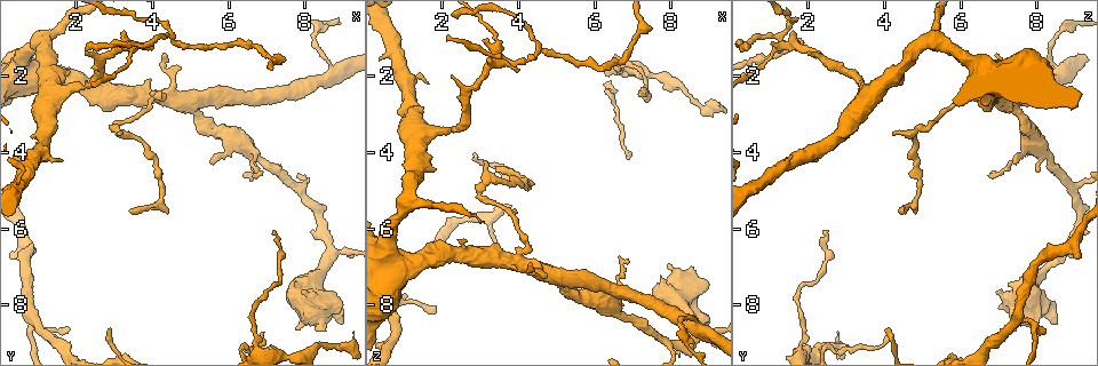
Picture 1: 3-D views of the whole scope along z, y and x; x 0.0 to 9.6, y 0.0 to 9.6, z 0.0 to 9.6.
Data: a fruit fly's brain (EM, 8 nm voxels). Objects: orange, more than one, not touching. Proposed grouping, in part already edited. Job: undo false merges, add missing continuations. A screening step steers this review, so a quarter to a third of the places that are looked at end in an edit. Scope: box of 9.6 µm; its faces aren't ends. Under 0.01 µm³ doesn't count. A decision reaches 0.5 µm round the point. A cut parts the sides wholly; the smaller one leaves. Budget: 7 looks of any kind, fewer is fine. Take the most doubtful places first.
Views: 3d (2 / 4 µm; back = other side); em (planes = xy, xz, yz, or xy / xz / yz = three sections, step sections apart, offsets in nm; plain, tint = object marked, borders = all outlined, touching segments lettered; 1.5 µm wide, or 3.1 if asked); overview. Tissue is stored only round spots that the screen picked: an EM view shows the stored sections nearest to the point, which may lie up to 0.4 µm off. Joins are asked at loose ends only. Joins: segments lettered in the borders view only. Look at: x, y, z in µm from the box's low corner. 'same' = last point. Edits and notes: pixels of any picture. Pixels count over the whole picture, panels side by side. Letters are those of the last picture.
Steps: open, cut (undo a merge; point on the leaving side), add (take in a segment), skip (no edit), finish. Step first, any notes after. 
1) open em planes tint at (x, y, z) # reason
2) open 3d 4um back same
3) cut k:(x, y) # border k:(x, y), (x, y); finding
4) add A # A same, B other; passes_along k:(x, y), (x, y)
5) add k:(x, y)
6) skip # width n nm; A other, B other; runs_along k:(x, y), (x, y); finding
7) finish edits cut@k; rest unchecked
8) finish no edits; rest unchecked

open 3d 2um at (0.80, 8.35, 7.55) # small branch off a trunk

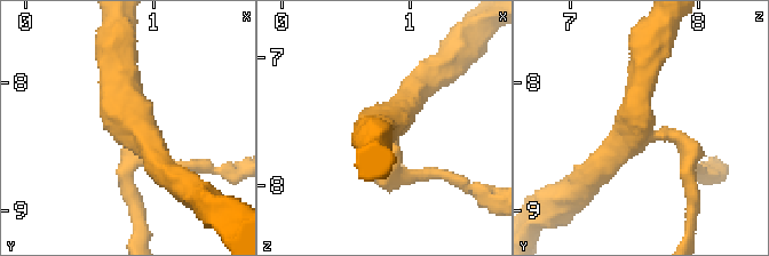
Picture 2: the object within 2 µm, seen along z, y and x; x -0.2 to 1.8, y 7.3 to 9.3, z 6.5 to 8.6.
open em yz step 4 borders at (0.84, 8.34, 7.52) # arms 4; now the EM

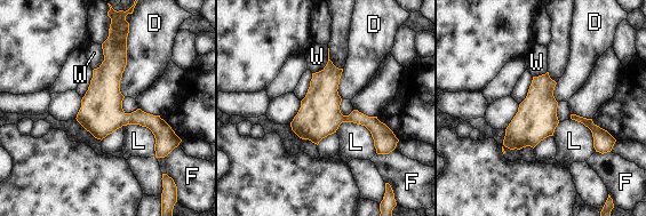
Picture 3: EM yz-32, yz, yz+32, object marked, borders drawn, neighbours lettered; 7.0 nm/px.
skip # D other, F other, L other, W other; runs_along 3:(112, 40), (112, 105), (159, 132), (158, 153); all the same neuron

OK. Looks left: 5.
open 3d 2um at (6.95, 8.75, 4.10) # end of a long branch

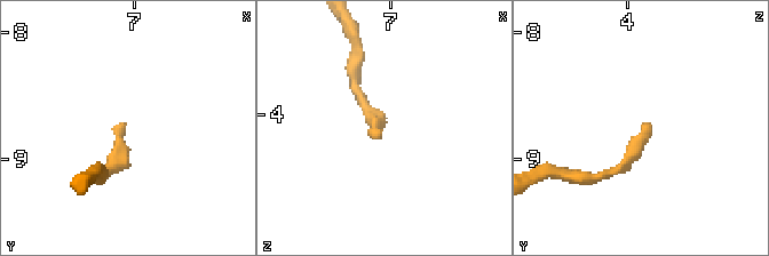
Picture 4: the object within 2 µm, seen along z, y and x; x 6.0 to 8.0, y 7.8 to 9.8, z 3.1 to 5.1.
open em xz step 8 borders at (6.94, 8.70, 4.16) # need the tissue

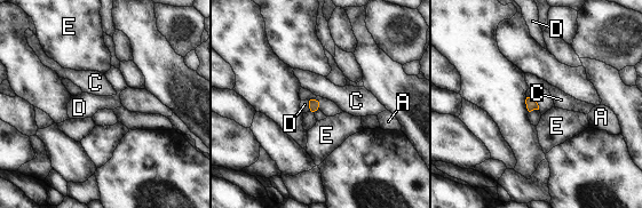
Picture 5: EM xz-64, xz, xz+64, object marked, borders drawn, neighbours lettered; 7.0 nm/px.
open em planes borders same # another direction

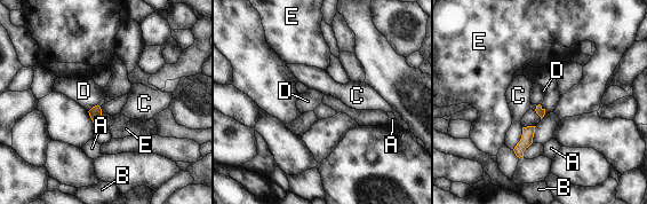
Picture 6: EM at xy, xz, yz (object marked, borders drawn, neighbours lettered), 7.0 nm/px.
skip # A other, B other, C other, D other, E other; border 6:(97, 103), (88, 111); no lettered segment goes on from it

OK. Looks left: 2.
finish no edits; rest unchecked

